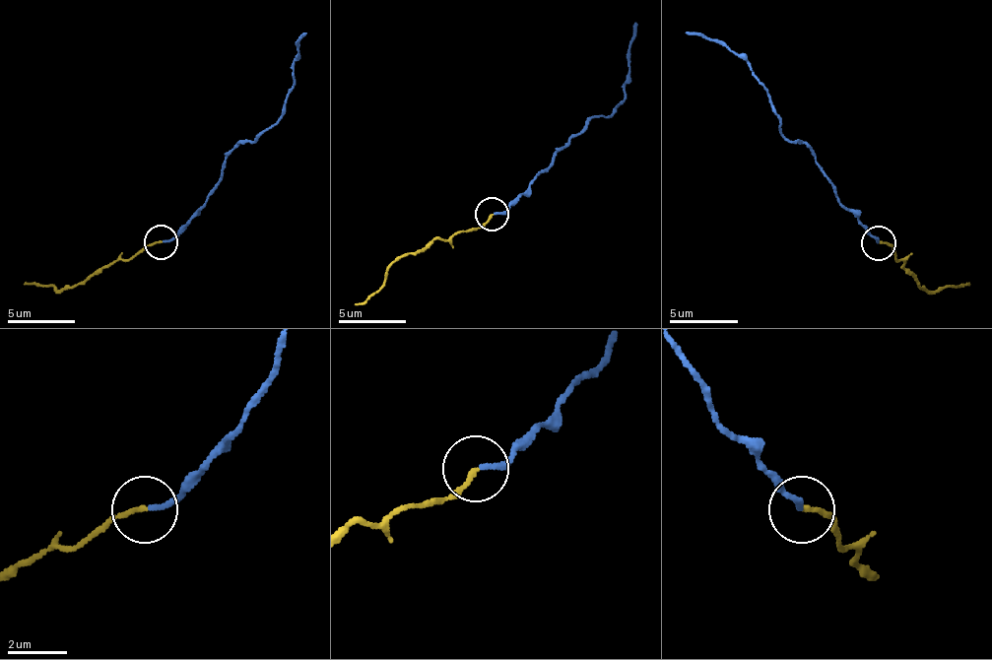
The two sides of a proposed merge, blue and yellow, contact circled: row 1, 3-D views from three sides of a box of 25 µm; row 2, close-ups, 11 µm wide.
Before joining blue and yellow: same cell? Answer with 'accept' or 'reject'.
reject

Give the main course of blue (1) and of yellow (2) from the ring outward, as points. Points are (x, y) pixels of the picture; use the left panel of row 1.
1: (164, 243), (208, 202), (225, 158), (262, 134), (276, 120), (293, 87), (293, 63), (306, 32)
2: (160, 243), (153, 243), (102, 267), (61, 291), (24, 280)

